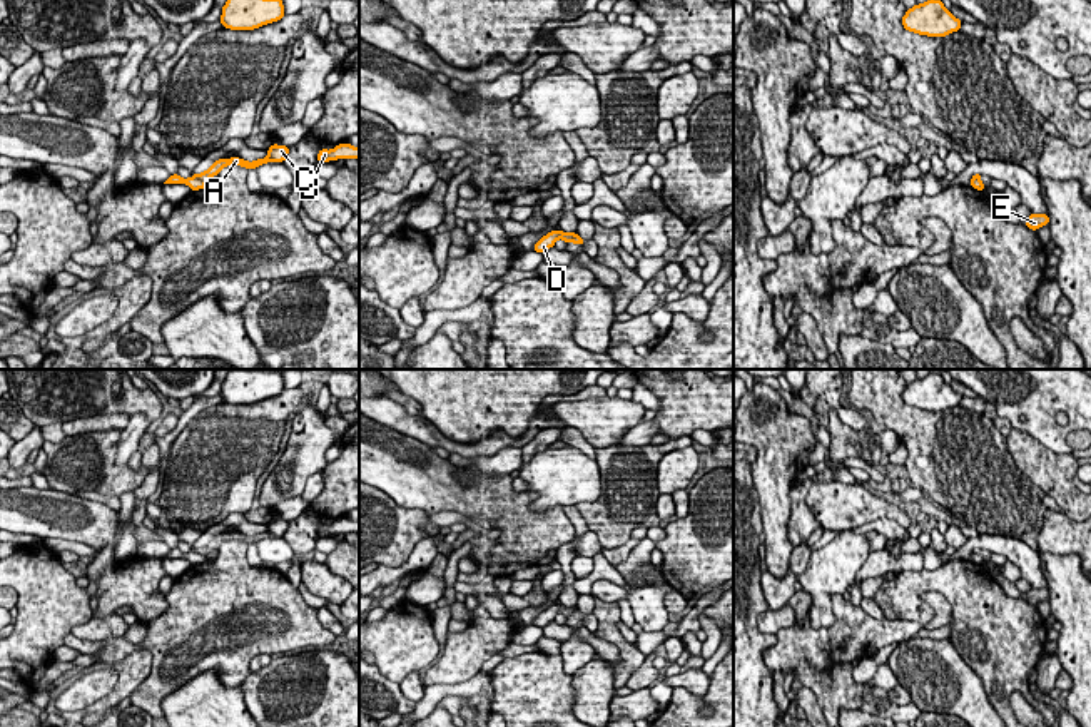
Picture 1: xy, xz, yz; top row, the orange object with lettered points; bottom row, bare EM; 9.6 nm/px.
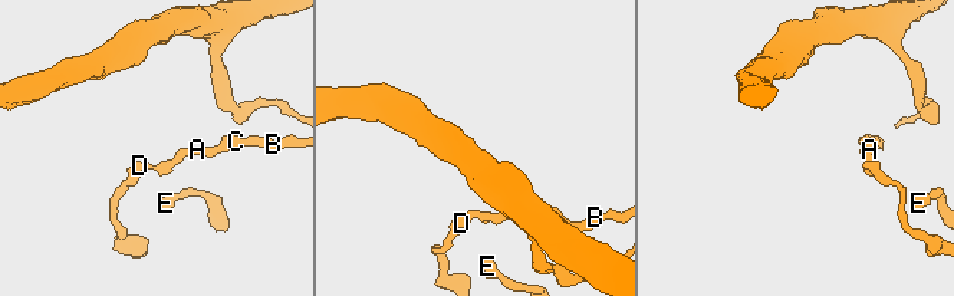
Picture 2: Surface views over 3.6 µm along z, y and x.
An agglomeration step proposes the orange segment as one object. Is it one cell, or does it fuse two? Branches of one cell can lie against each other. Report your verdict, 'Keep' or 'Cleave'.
Cleave

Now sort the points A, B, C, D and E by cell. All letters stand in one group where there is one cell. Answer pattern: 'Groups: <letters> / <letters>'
Groups: A B C / D E

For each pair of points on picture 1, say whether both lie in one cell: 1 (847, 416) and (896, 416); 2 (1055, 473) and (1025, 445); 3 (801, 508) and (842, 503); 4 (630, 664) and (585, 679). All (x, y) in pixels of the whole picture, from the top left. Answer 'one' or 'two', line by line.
1: two
2: one
3: two
4: two

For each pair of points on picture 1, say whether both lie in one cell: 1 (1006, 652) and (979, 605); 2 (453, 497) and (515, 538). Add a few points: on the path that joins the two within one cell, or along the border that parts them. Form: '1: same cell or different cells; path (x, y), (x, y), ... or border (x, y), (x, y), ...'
1: same cell; path (1001, 640), (986, 625), (983, 617)
2: same cell; path (470, 500), (485, 500), (507, 522)

